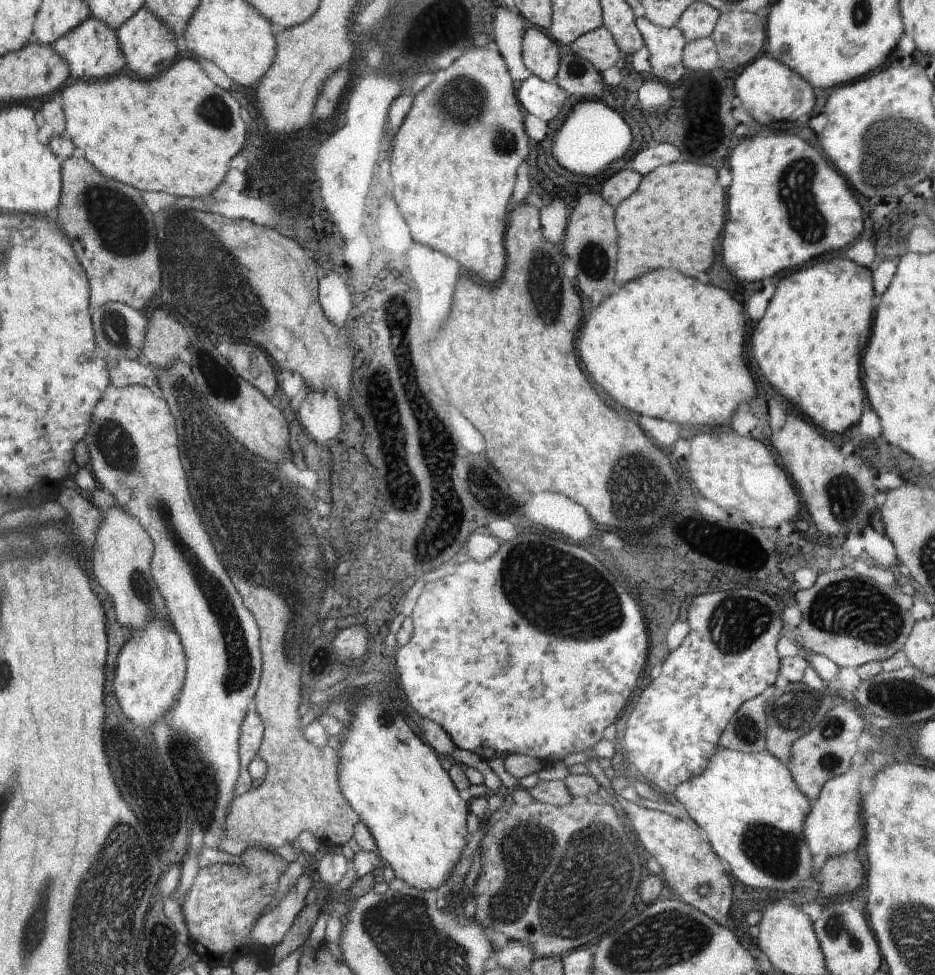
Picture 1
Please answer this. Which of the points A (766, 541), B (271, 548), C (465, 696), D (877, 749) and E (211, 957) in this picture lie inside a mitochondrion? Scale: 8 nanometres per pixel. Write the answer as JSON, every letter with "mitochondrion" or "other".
{"A":"other","B":"mitochondrion","C":"other","D":"other","E":"other"}

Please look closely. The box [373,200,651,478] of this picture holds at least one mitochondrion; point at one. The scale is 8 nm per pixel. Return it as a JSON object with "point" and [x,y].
{"point":[544,286]}

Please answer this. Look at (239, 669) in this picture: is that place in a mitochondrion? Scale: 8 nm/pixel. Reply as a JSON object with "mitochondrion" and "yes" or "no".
{"mitochondrion":"yes"}

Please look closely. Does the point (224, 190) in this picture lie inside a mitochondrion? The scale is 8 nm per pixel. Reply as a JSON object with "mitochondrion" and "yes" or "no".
{"mitochondrion":"no"}

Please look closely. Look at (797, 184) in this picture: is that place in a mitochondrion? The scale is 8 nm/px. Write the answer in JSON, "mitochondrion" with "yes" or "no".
{"mitochondrion":"yes"}

